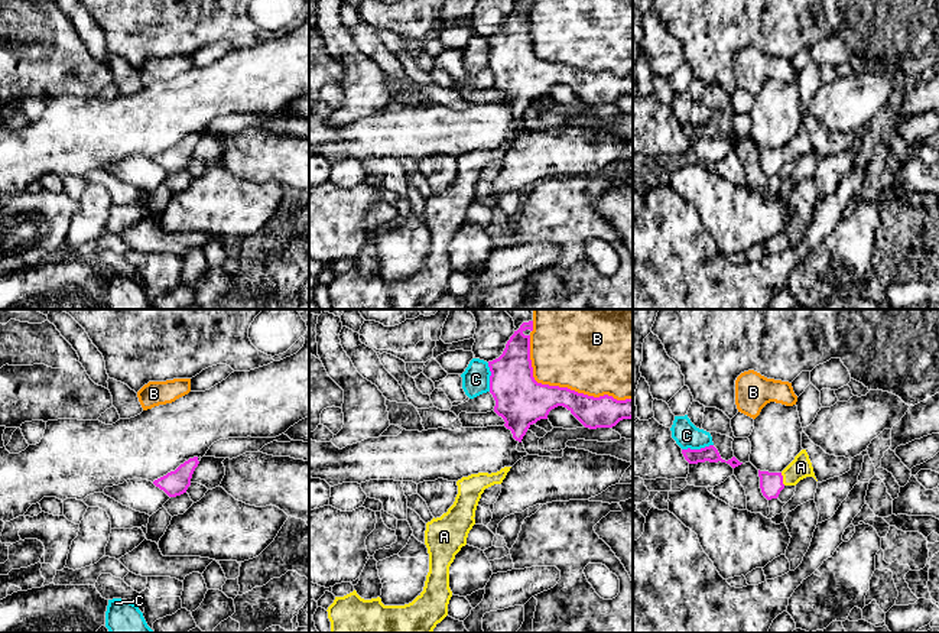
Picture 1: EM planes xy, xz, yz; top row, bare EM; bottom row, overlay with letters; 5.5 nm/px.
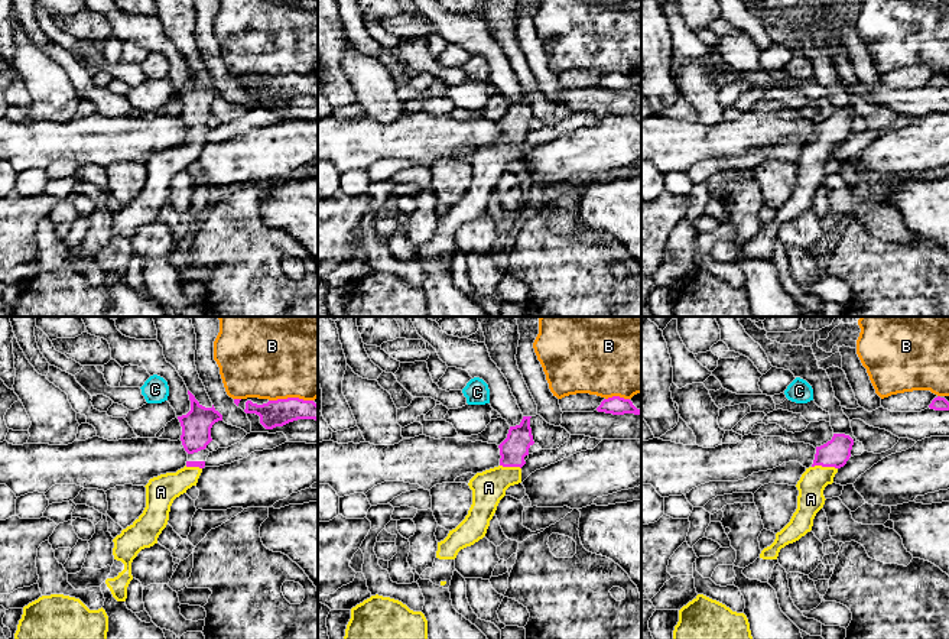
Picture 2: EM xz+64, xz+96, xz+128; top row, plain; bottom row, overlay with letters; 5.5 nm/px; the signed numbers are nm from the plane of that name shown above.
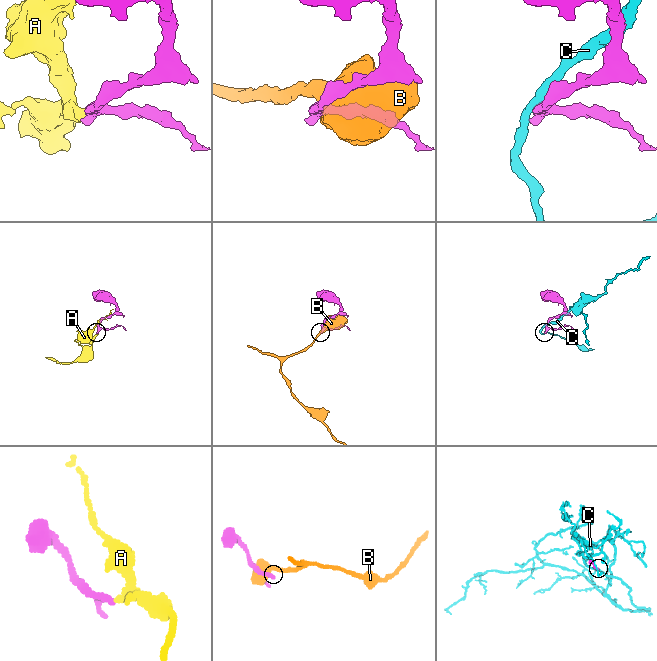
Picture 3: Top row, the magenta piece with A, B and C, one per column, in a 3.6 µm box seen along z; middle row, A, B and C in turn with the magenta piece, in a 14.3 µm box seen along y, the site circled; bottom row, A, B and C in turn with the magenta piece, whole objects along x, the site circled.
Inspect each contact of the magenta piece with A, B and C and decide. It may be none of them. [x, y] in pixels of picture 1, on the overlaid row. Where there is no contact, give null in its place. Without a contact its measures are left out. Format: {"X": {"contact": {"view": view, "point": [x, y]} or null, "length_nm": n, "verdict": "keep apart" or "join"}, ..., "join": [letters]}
{"A": {"contact": {"view": "yz", "point": [782, 479]}, "length_nm": 80, "verdict": "join"}, "B": {"contact": {"view": "xz", "point": [562, 388]}, "length_nm": 700, "verdict": "keep apart"}, "C": {"contact": {"view": "yz", "point": [697, 450]}, "length_nm": 180, "verdict": "keep apart"}, "join": ["A"]}

